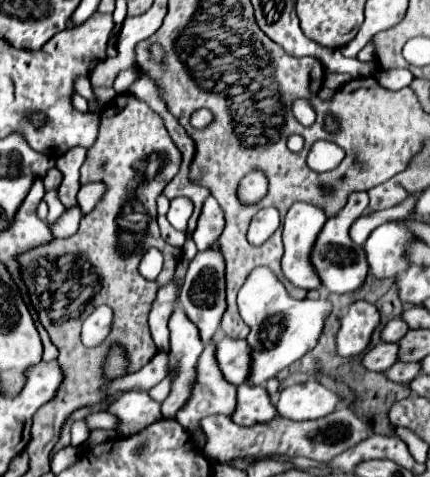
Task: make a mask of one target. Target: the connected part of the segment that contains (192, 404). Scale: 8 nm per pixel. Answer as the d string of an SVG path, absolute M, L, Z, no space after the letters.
M209 343L205 347L205 351L199 357L197 363L197 375L195 375L195 383L191 387L191 397L187 399L187 403L177 411L177 421L185 427L185 431L189 431L191 435L201 433L202 429L199 427L199 419L207 417L207 415L215 415L215 411L219 413L227 413L231 415L231 411L235 411L235 403L237 403L237 387L227 383L215 363L215 347L213 343Z

